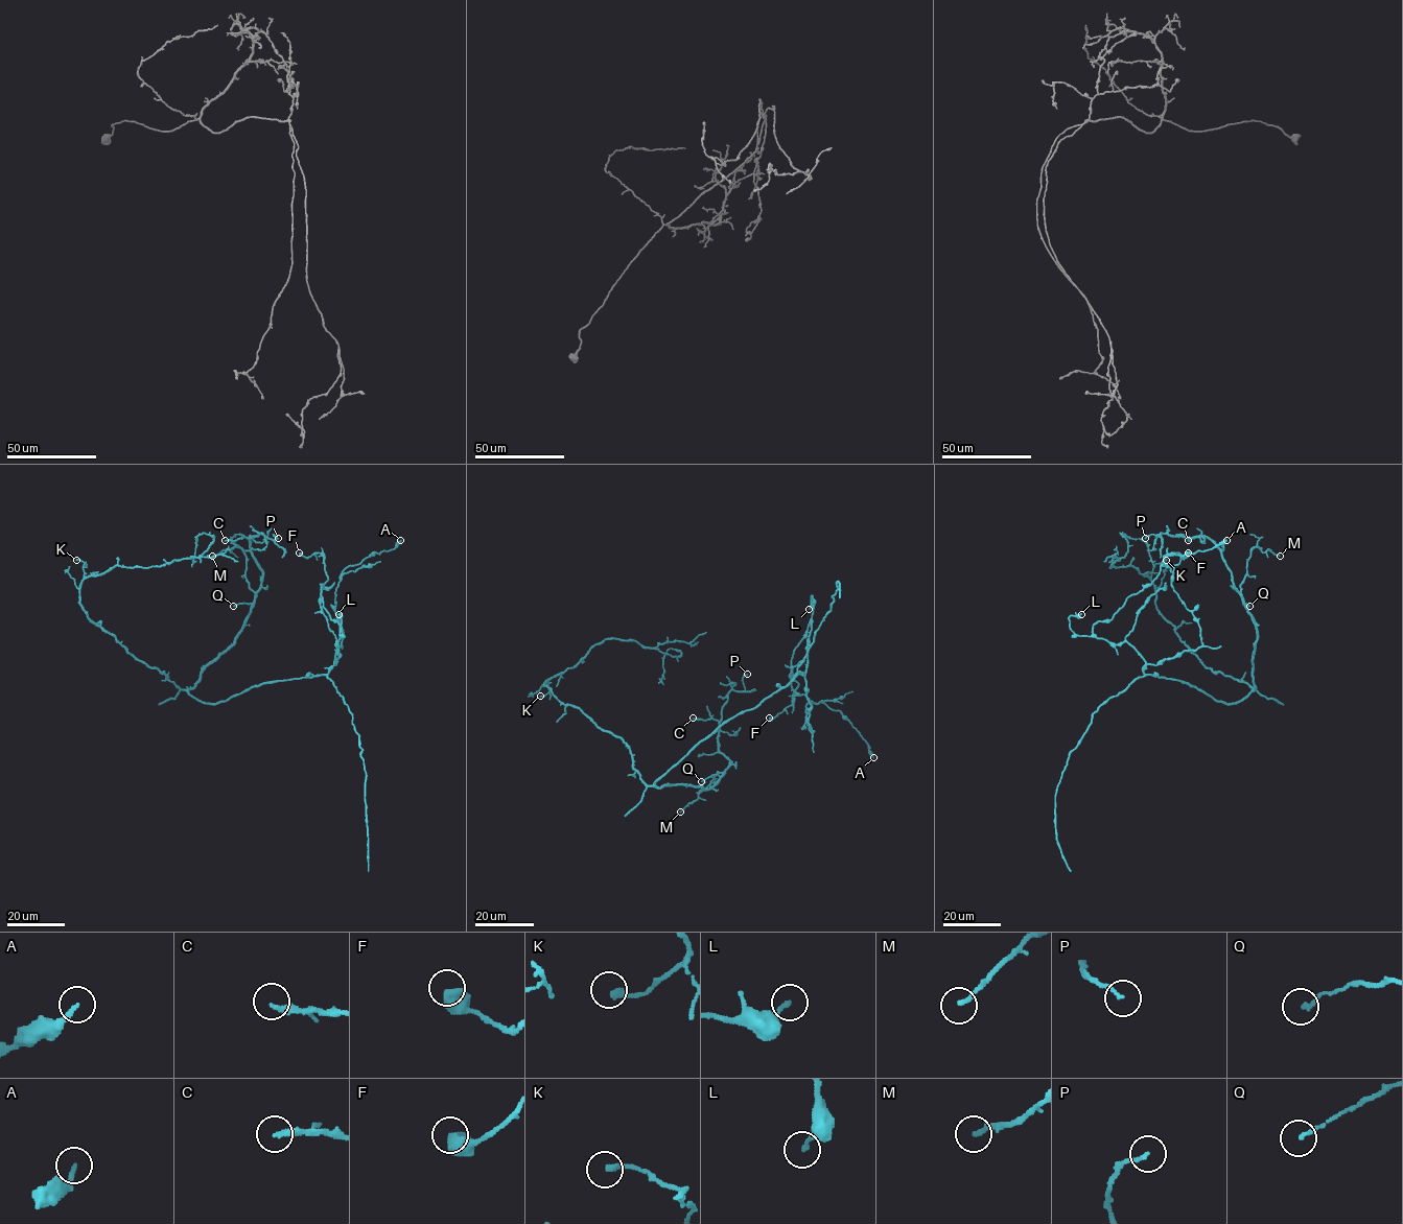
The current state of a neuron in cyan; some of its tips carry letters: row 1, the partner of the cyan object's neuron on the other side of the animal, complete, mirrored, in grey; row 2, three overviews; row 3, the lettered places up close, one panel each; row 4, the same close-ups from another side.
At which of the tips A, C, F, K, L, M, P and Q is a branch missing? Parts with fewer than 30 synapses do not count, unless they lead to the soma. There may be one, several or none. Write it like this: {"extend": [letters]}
{"extend": []}

